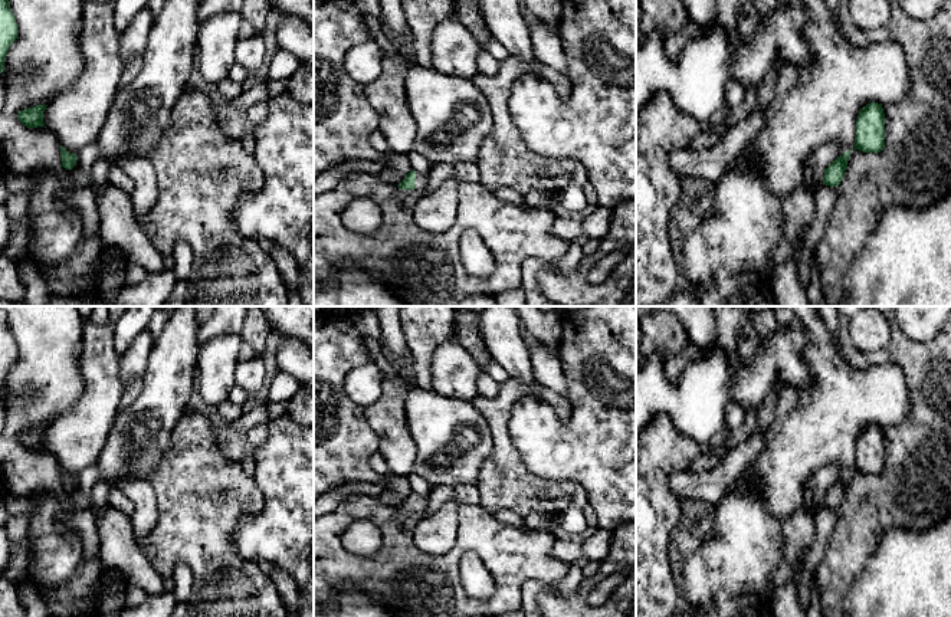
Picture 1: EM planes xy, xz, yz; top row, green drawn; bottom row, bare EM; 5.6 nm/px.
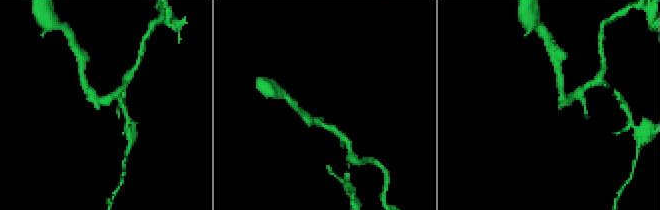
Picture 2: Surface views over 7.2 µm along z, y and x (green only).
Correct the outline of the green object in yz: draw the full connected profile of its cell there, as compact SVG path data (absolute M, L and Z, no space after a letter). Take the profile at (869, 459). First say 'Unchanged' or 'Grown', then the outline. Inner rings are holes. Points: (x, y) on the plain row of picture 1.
Unchanged. M882 426L863 429L856 443L855 470L862 475L881 475L885 469L885 436Z

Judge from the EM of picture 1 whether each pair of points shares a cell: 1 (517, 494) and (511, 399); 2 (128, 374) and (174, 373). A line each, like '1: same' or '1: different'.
1: same
2: different

